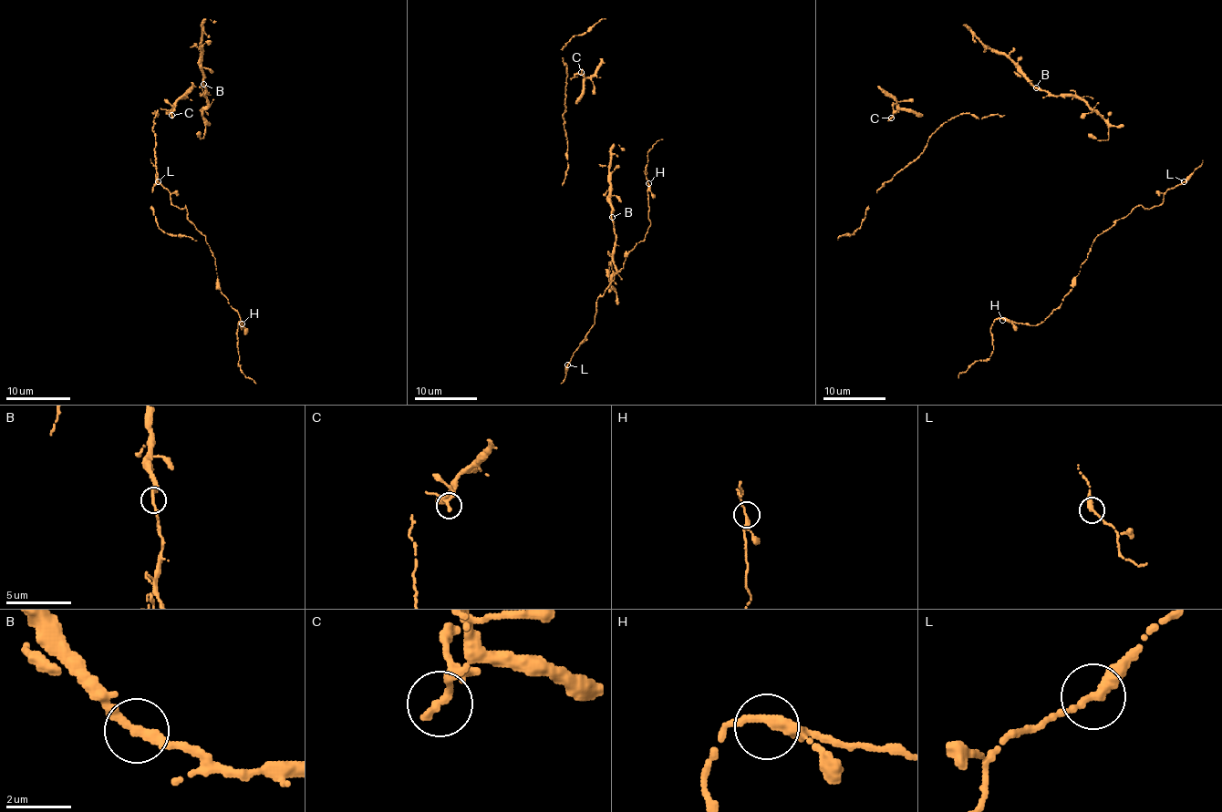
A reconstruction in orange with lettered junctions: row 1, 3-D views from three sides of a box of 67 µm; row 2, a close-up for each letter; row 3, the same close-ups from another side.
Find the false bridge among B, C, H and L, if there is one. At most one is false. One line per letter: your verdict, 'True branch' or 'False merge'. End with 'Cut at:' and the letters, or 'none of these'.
B: True branch
C: True branch
H: True branch
L: True branch
Cut at: none of these

